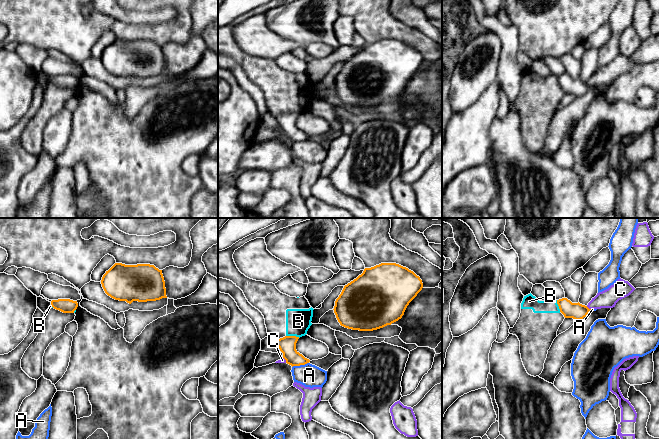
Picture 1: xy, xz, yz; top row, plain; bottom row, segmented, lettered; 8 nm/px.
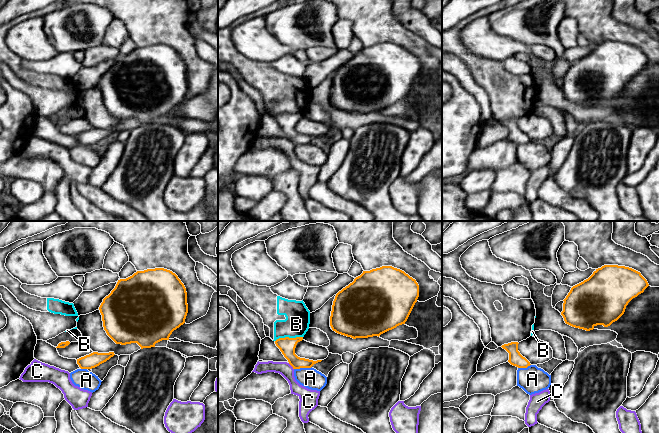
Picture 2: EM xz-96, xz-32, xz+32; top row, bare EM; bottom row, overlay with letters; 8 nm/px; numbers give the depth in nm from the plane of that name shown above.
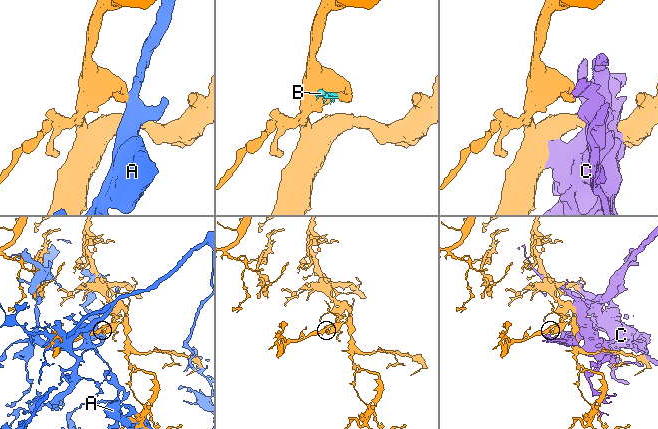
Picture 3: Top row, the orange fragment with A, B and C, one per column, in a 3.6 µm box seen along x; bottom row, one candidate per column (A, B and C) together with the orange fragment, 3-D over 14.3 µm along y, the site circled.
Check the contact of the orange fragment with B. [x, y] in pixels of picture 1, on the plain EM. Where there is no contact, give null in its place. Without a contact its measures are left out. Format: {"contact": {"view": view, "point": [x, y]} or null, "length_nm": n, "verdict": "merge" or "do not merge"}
{"contact": {"view": "xz", "point": [293, 112]}, "length_nm": 110, "verdict": "do not merge"}

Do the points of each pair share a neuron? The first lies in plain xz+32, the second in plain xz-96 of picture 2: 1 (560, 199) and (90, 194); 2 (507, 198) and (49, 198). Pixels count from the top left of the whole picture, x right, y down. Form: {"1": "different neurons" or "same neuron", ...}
{"1": "same neuron", "2": "same neuron"}

